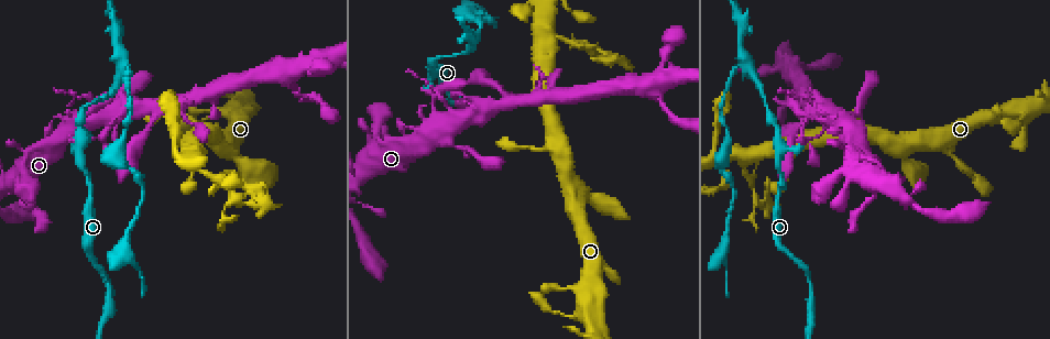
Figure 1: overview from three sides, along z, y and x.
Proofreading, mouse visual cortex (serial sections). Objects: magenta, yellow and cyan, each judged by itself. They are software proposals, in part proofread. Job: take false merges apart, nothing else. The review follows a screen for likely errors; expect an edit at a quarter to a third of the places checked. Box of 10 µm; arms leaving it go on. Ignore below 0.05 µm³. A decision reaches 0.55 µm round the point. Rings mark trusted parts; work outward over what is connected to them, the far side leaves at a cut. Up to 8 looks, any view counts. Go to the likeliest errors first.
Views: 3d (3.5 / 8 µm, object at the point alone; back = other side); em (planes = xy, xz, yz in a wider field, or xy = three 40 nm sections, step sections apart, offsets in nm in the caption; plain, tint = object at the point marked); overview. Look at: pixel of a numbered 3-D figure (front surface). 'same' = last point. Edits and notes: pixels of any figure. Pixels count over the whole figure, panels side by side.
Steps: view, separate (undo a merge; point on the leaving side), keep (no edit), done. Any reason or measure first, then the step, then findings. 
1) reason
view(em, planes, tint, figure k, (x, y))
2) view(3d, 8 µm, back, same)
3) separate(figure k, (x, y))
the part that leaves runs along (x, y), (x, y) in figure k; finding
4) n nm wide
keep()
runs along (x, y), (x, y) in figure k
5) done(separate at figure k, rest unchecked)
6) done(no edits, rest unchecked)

a narrow waist
view(em, xy, step 1, tint, figure 1, (757, 201))

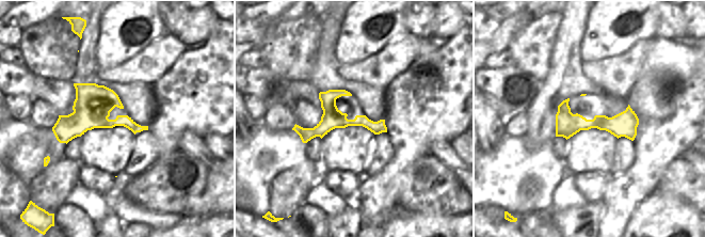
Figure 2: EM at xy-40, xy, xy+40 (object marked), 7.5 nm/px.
wider look
view(3d, 3.5 µm, same)

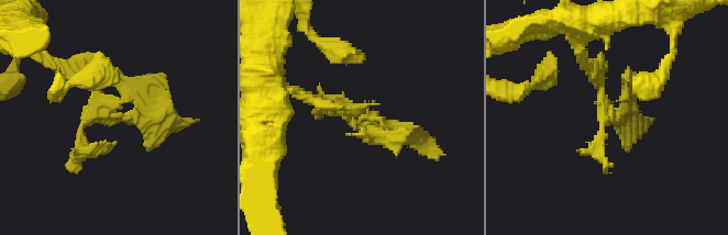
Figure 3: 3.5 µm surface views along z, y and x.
keep()
runs along (323, 104), (398, 137) in figure 3; all the same cell

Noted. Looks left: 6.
abrupt turn
view(3d, 8 µm, back, figure 1, (121, 65))

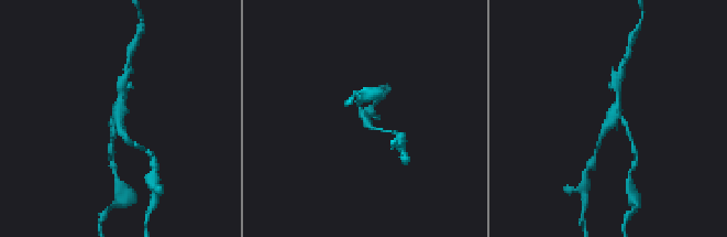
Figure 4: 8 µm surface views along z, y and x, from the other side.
view(3d, 3.5 µm, back, same)

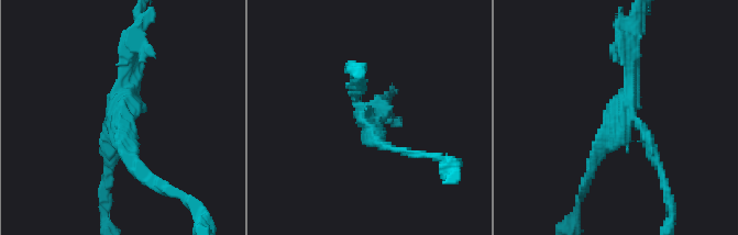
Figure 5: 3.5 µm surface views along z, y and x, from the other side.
separate(figure 5, (111, 158))
the part that leaves runs along (106, 125), (109, 169), (102, 213) in figure 5; two cells meet here

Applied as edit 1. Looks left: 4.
redraw
view(overview)

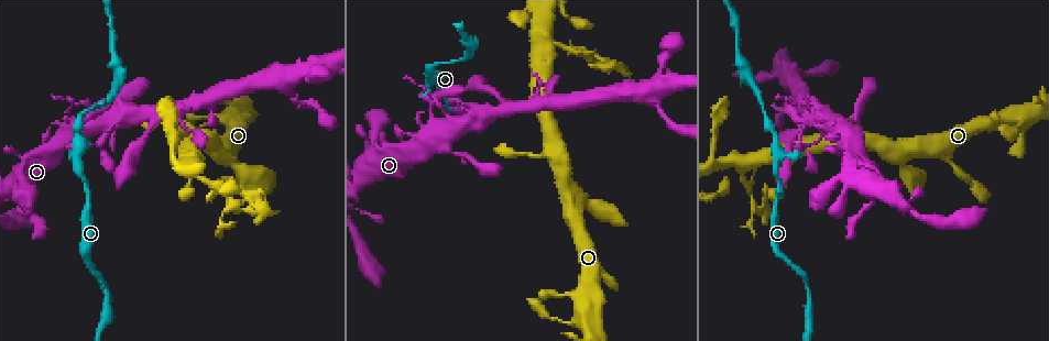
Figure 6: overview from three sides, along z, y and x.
thin arm on a thick one
view(3d, 3.5 µm, figure 6, (450, 152))

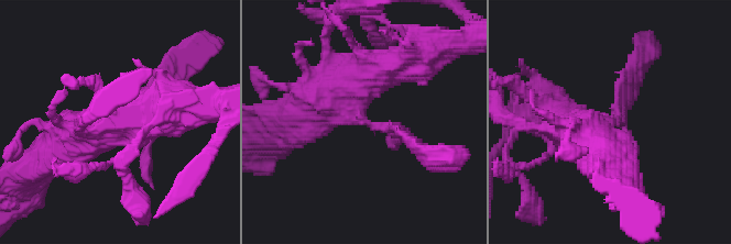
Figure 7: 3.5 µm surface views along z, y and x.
view(em, xy, step 2, tint, figure 7, (366, 123))

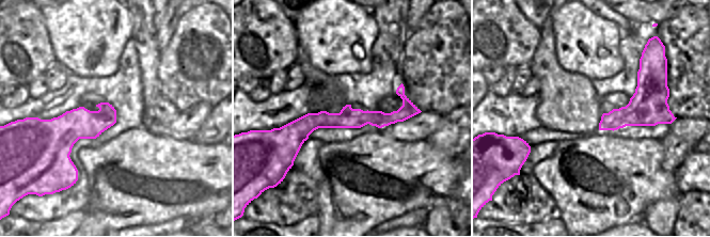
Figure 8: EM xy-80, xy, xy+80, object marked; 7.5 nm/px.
cut it another way
view(em, xy, step 3, tint, same)

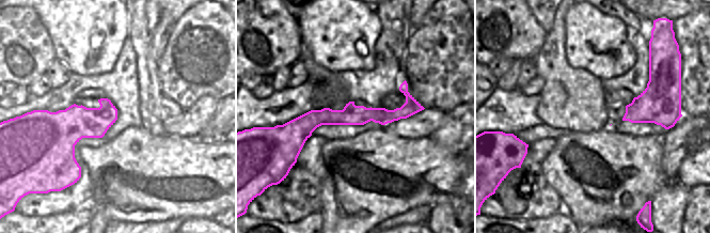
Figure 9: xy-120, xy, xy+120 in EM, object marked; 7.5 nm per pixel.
keep()
runs along (419, 107), (286, 128) in figure 9; continuous, no second cell

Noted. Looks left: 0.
done(separate at figure 5, rest unchecked)

